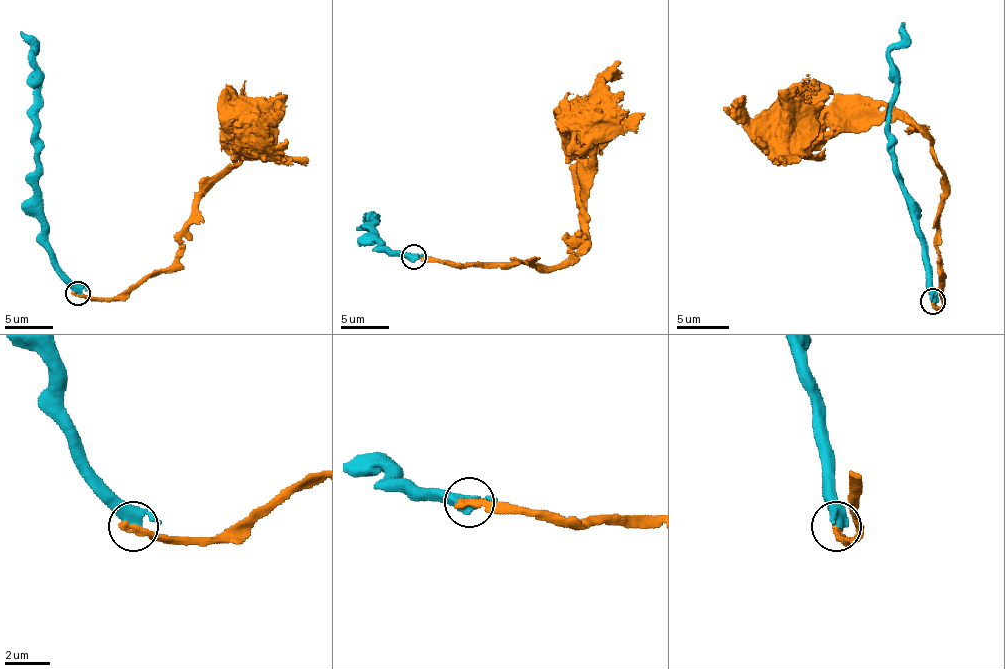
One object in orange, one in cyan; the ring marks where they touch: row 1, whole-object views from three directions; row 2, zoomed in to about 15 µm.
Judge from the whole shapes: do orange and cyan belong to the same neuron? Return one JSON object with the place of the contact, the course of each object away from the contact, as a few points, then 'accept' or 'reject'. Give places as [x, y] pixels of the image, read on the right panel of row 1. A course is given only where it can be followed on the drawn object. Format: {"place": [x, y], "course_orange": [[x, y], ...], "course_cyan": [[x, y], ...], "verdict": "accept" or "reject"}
{"place": [933, 301], "course_orange": [[933, 301], [941, 306], [936, 233], [944, 171], [933, 161], [933, 140], [899, 117], [793, 122]], "course_cyan": [[933, 301], [915, 202], [902, 184], [889, 132], [894, 65], [889, 52], [902, 39], [905, 23]], "verdict": "reject"}

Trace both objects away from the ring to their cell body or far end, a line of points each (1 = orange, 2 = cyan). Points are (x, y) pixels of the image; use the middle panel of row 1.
1: (414, 257), (453, 264), (516, 259), (558, 267), (577, 250), (582, 167), (592, 126)
2: (414, 257), (395, 255), (378, 240), (373, 216), (373, 221), (370, 216), (366, 228), (356, 230)

